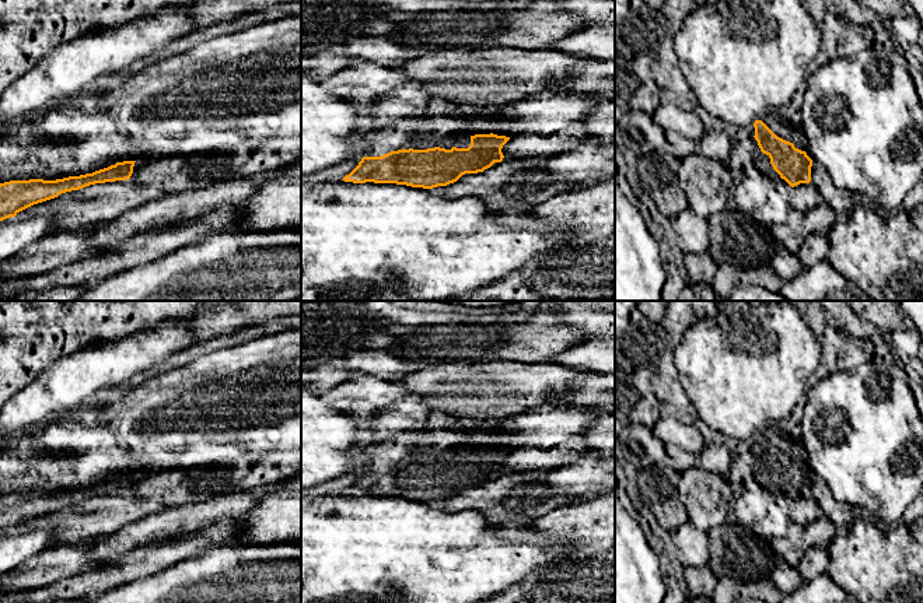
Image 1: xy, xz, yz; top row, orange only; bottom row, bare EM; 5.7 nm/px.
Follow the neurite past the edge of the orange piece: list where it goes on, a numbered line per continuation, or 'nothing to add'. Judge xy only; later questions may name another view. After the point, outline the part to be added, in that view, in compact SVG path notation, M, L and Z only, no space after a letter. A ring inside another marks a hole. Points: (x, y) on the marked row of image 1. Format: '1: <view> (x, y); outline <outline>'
nothing to add

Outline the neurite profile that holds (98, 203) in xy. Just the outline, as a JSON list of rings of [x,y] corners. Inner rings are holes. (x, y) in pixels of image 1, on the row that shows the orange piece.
[[[130,180],[105,182],[59,194],[55,199],[34,204],[15,217],[43,215],[52,220],[50,232],[77,231],[109,222],[129,210],[137,208],[165,194],[157,187]]]

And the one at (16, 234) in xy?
[[[43,215],[0,221],[0,263],[49,234],[53,222]]]

